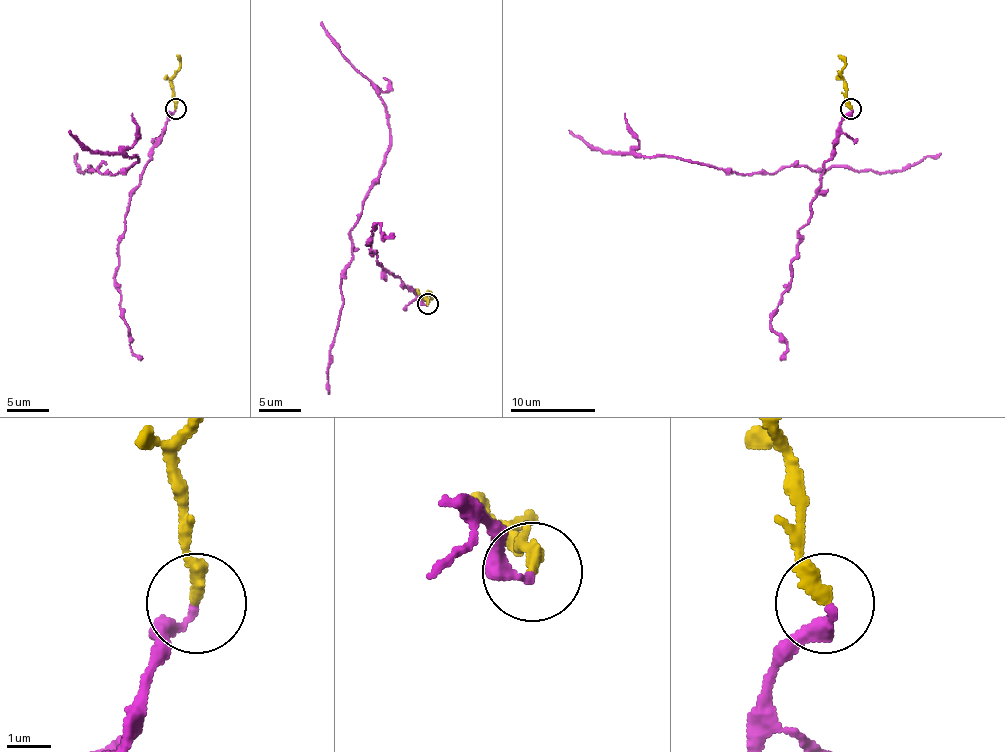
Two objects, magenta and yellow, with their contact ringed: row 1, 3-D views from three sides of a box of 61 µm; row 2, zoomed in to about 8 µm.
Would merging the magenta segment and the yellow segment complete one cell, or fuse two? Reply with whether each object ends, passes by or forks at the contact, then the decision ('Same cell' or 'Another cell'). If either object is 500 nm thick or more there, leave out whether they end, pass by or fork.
At the ring magenta ends. At the ring yellow ends. Same cell

